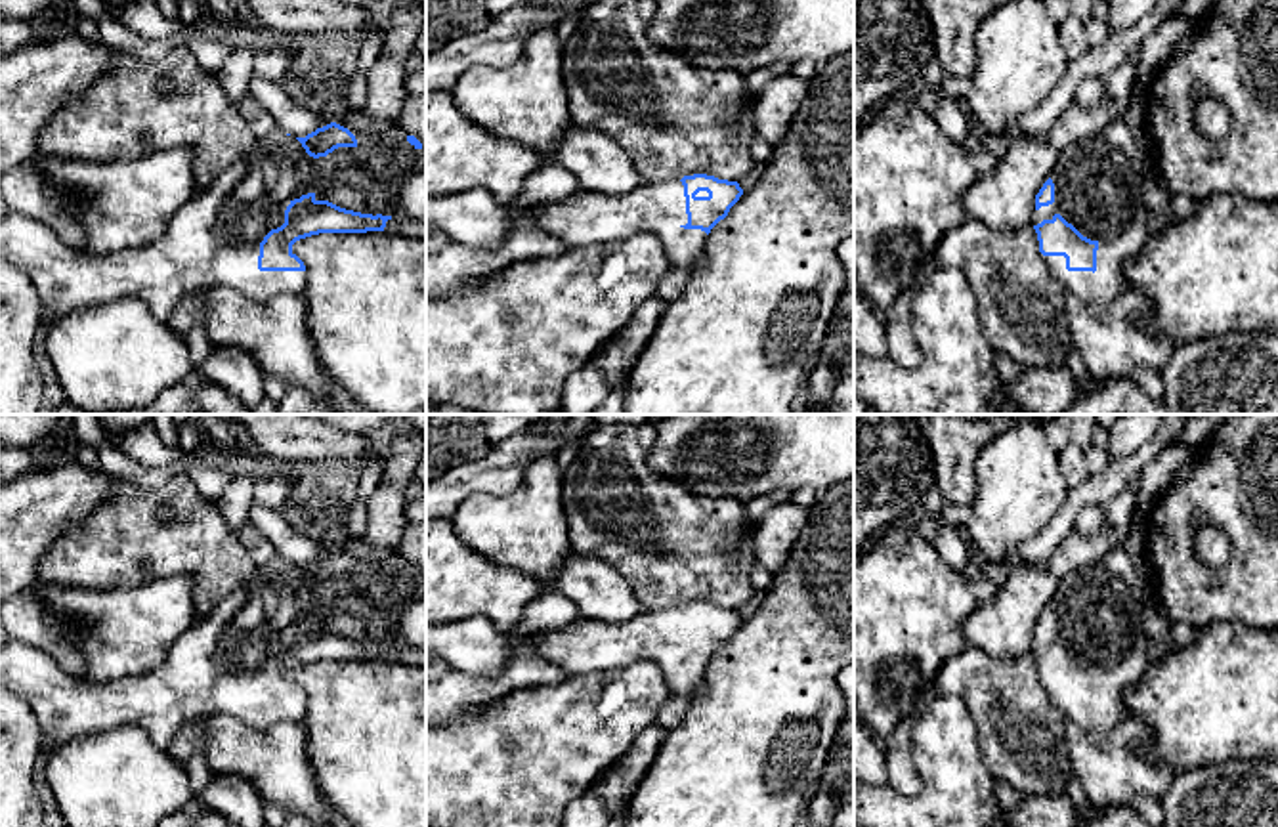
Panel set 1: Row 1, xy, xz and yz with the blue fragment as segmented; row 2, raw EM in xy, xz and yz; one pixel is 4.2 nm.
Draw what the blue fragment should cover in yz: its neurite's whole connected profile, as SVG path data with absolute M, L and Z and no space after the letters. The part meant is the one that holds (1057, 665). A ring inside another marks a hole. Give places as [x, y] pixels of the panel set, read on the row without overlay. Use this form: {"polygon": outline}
{"polygon": "M1093 563L1060 579L1053 604L1035 623L1032 653L1039 680L1064 718L1089 732L1112 732L1129 716L1123 693L1146 674L1148 646L1142 605L1129 584L1102 563Z"}

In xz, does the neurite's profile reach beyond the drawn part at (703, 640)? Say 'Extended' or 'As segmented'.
Extended

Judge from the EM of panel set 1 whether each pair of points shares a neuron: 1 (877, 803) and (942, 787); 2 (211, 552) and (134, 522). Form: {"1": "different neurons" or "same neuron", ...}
{"1": "same neuron", "2": "same neuron"}

